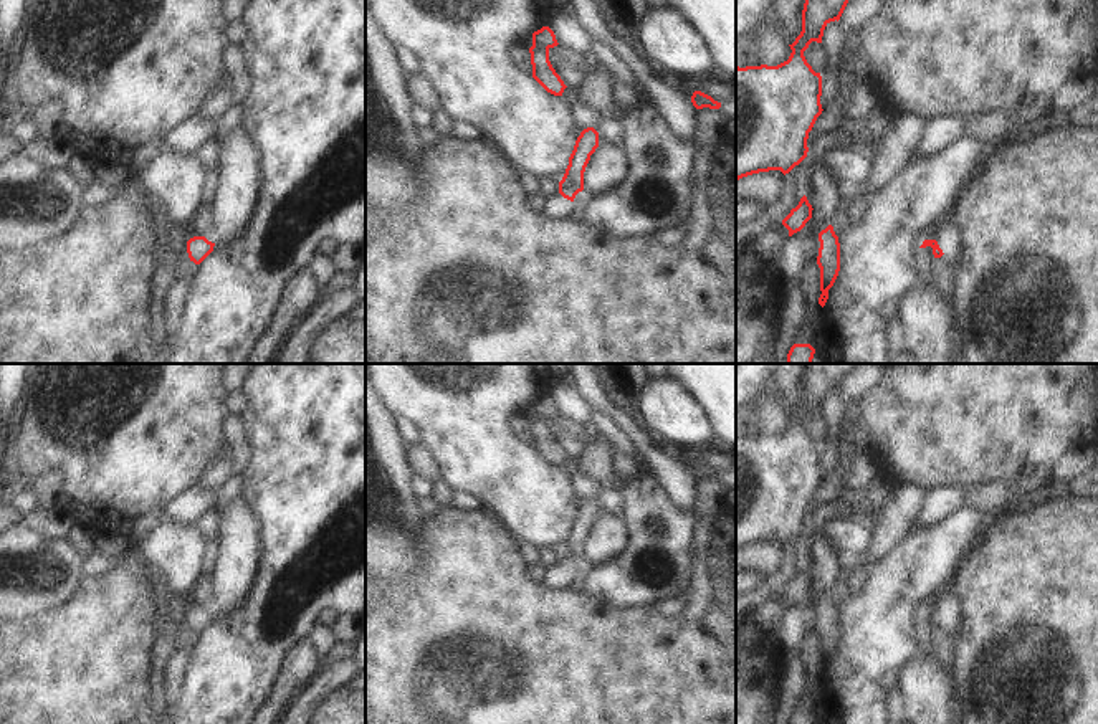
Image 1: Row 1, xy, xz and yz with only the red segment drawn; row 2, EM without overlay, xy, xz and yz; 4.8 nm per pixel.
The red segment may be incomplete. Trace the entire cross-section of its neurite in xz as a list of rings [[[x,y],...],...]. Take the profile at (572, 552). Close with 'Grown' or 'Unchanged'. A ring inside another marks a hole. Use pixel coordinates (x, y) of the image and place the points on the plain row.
[[[594,498],[584,499],[575,511],[569,536],[559,554],[547,554],[531,544],[518,541],[518,550],[529,567],[532,580],[552,590],[569,590],[572,572],[575,565],[584,560],[585,537],[597,517],[599,503]]]. Grown.

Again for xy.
[[[167,593],[159,600],[154,615],[154,635],[170,651],[190,650],[192,641],[212,622],[215,613],[205,607],[190,607],[190,595]]]. Grown.

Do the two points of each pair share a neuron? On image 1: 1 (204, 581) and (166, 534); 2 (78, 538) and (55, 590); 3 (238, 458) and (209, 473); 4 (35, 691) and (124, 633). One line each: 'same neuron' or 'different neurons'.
1: same neuron
2: different neurons
3: different neurons
4: same neuron

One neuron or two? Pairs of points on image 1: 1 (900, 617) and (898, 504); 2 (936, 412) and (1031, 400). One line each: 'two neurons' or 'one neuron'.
1: two neurons
2: one neuron

